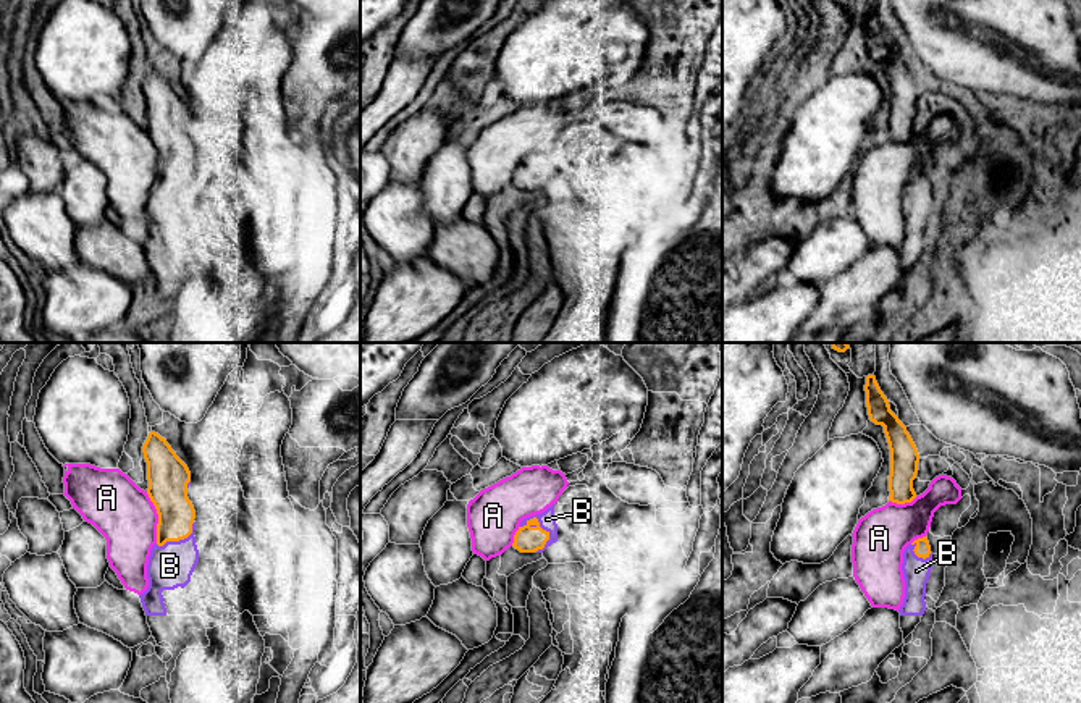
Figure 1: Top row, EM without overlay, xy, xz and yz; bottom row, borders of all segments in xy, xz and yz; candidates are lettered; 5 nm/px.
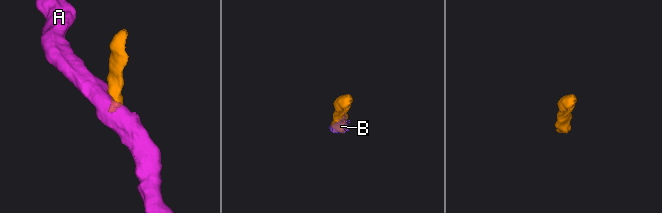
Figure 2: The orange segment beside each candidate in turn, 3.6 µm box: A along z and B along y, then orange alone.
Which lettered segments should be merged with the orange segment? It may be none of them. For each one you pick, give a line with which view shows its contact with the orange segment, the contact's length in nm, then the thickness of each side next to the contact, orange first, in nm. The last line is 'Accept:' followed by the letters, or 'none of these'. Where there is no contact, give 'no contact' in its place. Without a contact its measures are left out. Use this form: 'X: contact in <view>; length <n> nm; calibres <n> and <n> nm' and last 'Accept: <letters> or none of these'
B: contact in xz; length 180 nm; calibres 130 and 90 nm
Accept: B

